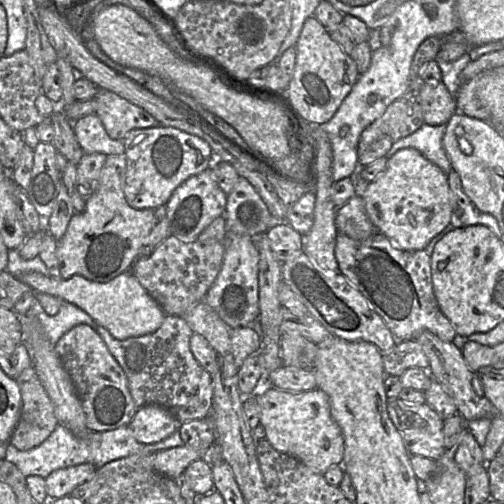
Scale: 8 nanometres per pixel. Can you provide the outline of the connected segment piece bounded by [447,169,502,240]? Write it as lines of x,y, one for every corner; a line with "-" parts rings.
452,169
447,174
451,191
451,225
453,228
485,226
502,240
502,232
497,220
490,214
479,211
464,193
459,174

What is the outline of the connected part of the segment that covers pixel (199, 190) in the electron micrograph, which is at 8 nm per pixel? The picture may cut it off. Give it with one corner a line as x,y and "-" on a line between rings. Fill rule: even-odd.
207,168
181,183
166,203
166,214
170,226
170,235
183,242
196,241
200,233
216,218
224,216
227,194
218,186
212,169

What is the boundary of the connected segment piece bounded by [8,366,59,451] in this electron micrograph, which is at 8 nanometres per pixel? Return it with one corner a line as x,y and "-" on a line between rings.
32,366
23,370
15,381
21,393
21,412
8,444
27,451
44,442
59,422
53,403

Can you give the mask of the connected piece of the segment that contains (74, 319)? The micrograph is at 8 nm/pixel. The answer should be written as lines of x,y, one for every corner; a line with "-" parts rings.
62,301
58,313
53,316
48,315
38,302
34,303
25,315
36,318
53,344
77,325
86,324
93,329
96,327
95,321
84,310
67,301

